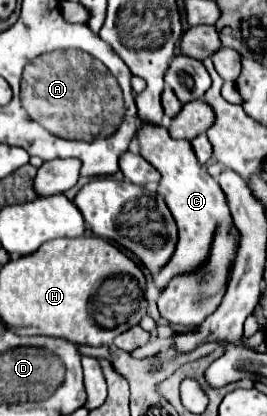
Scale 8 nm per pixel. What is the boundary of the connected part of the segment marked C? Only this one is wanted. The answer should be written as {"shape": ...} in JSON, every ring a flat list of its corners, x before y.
{"shape":[[139,123,137,139,139,139,141,157,145,157,161,173,161,183,157,193,165,199,179,229,179,241,173,257,155,275,155,283,161,289,165,289,171,277,179,273,191,273,195,267,205,263,205,257,209,255,209,241,213,237,213,229,217,229,221,221,229,221,231,215,229,215,225,193,219,189,219,183,199,165,191,141,171,139,167,127,153,125,153,123]]}

